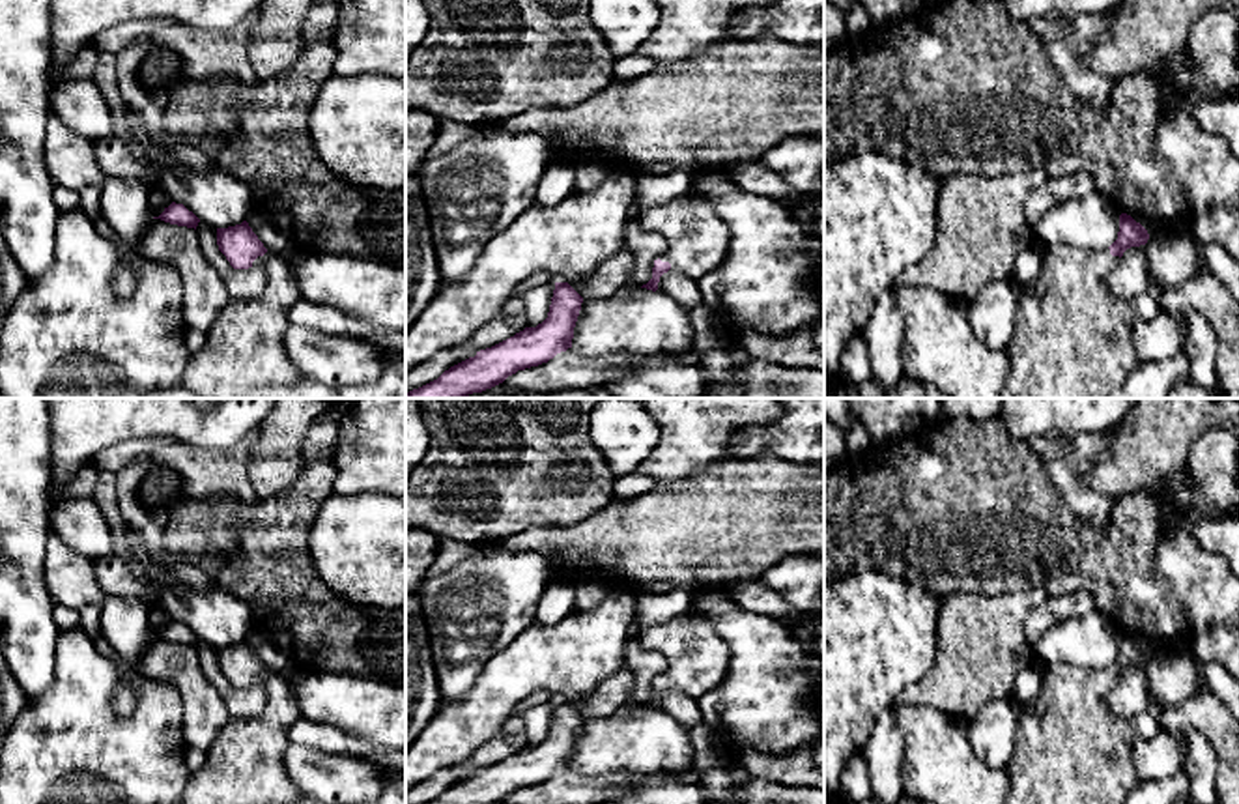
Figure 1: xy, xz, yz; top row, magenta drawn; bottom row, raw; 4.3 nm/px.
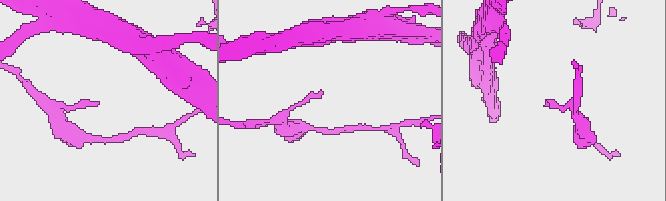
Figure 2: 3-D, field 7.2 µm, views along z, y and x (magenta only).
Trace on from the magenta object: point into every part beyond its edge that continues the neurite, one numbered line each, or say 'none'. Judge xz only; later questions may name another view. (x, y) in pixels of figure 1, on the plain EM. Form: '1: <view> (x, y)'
1: xz (697, 659)

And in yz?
1: yz (1071, 748)

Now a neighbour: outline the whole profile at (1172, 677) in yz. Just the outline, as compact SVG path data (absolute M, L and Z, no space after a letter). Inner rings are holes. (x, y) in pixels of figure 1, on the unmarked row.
M1151 653L1146 668L1149 709L1155 712L1177 707L1200 688L1194 662L1181 653Z

